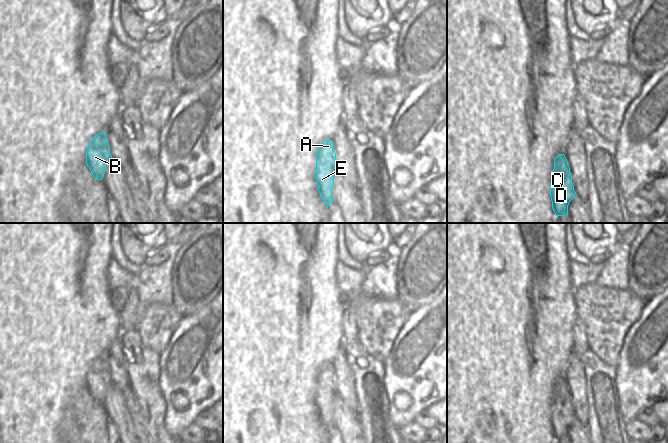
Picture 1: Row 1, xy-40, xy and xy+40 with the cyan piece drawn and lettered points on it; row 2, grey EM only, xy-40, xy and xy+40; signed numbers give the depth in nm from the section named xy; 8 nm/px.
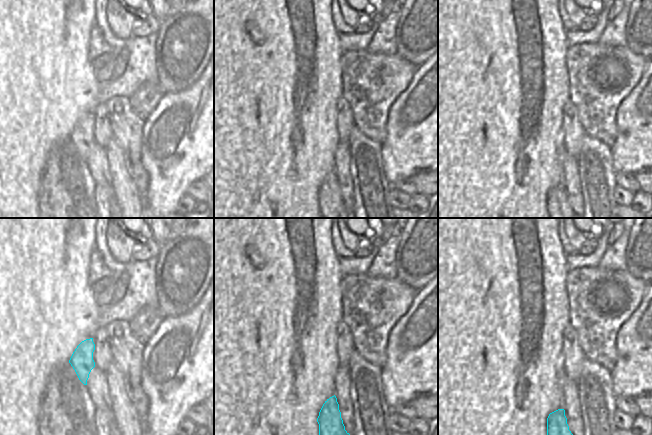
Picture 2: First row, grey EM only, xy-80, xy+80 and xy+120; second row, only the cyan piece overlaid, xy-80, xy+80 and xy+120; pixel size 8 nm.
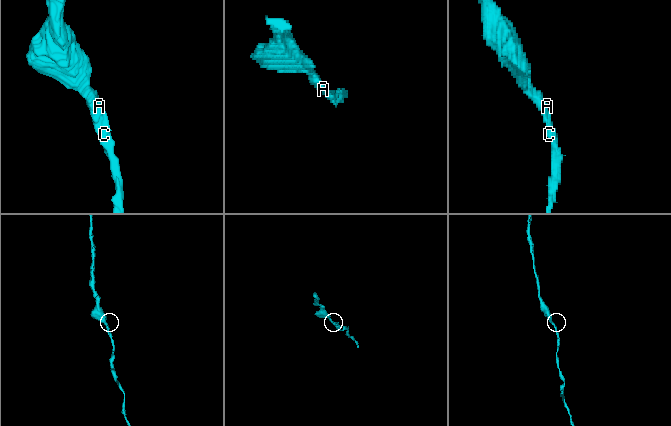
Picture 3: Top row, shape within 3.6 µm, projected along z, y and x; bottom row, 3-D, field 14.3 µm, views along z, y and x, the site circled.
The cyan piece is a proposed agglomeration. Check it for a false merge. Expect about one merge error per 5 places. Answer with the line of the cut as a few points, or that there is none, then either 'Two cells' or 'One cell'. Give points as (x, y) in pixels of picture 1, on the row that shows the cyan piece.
No split. One cell

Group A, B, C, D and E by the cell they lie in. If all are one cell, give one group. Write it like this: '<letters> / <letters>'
A B C D E

